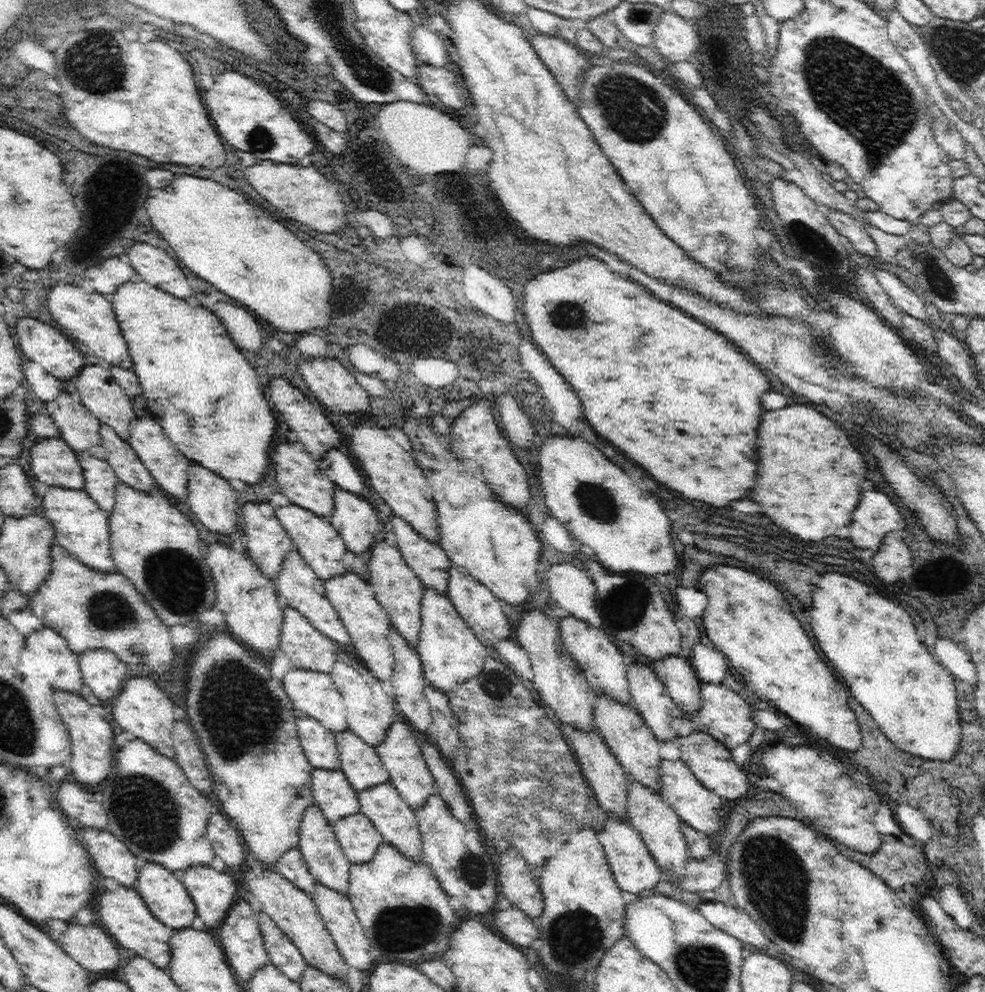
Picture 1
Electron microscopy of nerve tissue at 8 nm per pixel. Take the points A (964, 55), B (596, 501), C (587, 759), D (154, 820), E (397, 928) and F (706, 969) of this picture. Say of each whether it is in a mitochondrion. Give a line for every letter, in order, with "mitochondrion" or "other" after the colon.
A: mitochondrion
B: mitochondrion
C: other
D: mitochondrion
E: mitochondrion
F: mitochondrion

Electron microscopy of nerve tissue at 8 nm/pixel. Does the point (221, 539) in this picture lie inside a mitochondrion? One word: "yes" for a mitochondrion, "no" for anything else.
no

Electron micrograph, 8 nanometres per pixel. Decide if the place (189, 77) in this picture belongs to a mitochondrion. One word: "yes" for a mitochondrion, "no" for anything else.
no

